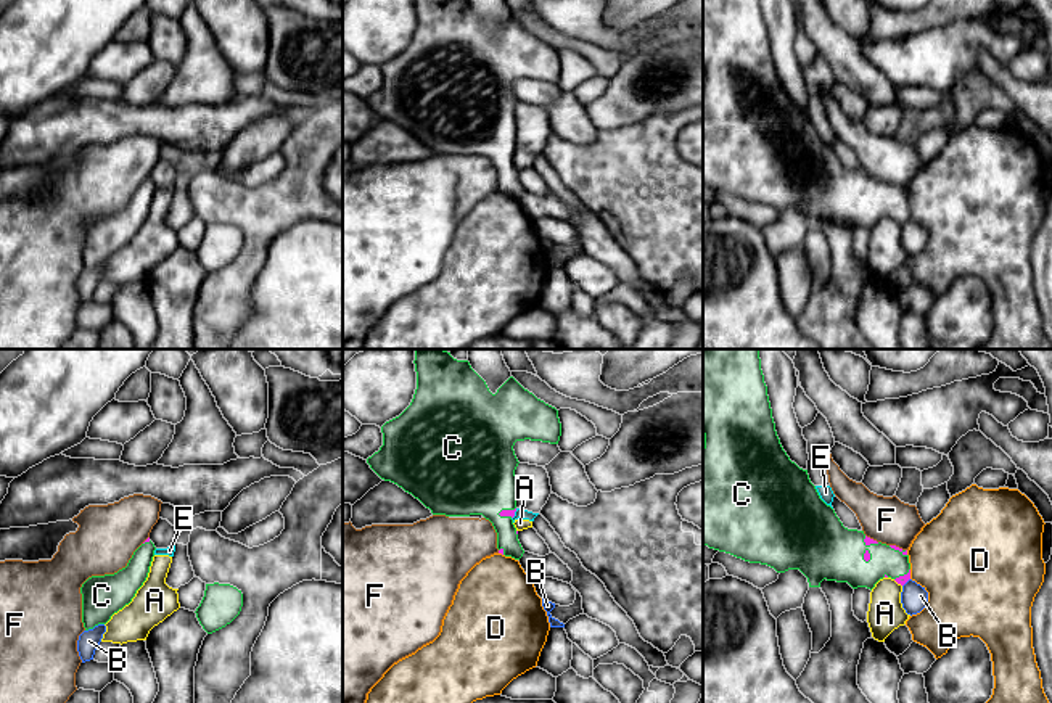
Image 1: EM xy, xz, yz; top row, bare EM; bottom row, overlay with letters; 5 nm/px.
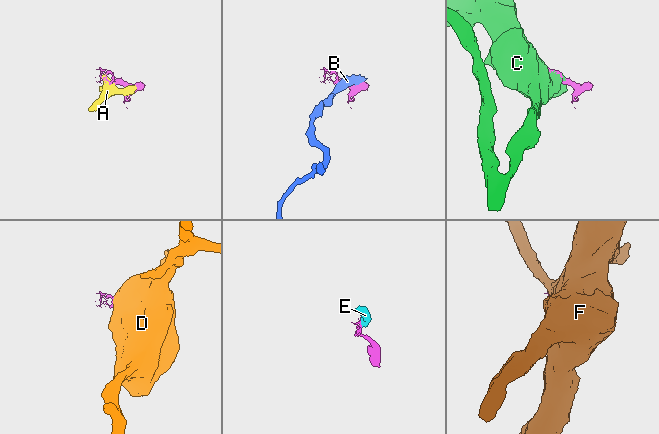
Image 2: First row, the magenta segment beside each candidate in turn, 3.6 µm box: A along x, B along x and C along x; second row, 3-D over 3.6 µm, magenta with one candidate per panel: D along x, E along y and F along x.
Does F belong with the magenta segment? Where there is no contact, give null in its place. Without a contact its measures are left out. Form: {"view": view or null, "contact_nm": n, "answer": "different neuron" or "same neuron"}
{"view": "yz", "contact_nm": 80, "answer": "different neuron"}

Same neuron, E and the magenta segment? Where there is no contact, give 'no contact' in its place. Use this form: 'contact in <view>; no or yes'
contact in xz; no

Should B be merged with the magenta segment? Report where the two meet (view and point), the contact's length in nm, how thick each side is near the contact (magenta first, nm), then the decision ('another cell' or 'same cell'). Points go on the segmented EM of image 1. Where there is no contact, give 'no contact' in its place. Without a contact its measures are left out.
yz (906, 581) | 60 nm | 50/140 nm | another cell

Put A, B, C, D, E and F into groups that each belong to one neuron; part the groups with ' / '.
A E / B / C / D / F

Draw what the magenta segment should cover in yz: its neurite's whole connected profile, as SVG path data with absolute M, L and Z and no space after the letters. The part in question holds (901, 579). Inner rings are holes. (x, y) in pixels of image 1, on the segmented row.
M703 349L703 434L703 545L750 563L767 565L777 573L799 569L809 587L820 587L827 579L872 590L883 578L901 586L910 579L907 550L877 542L864 531L844 528L835 510L820 499L807 470L799 468L783 450L772 418L759 349Z

